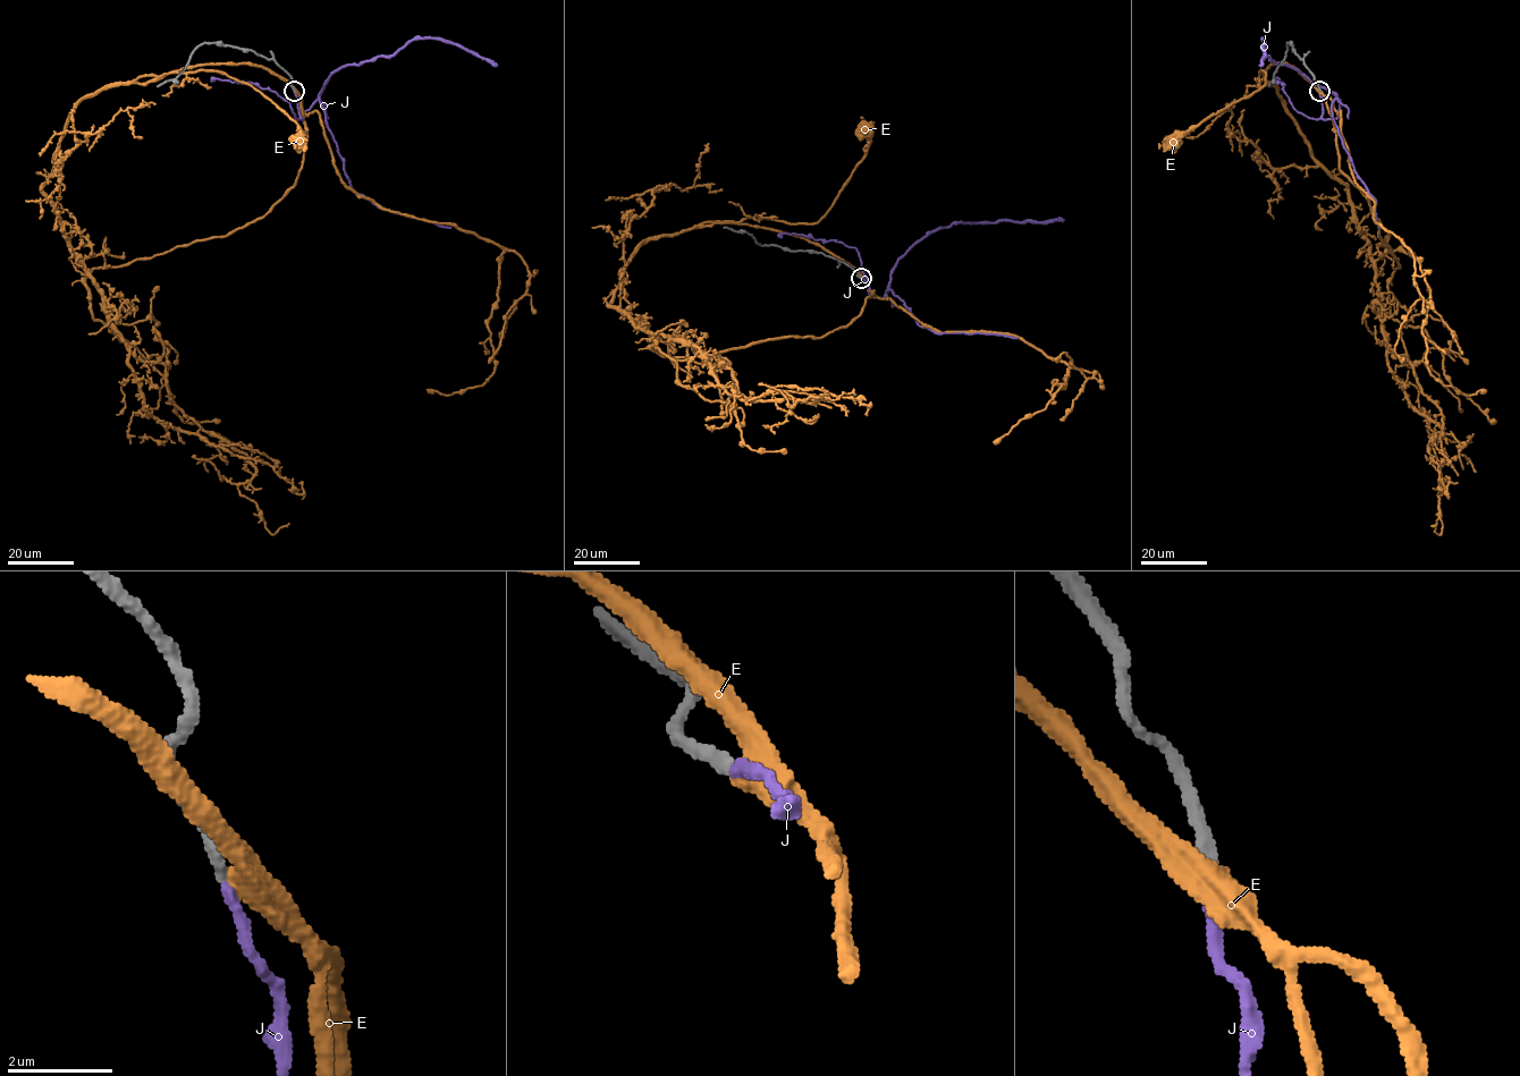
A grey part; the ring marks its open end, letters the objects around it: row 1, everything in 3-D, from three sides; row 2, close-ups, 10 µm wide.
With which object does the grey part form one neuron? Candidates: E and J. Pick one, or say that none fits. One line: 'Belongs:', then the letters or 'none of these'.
Belongs: J

